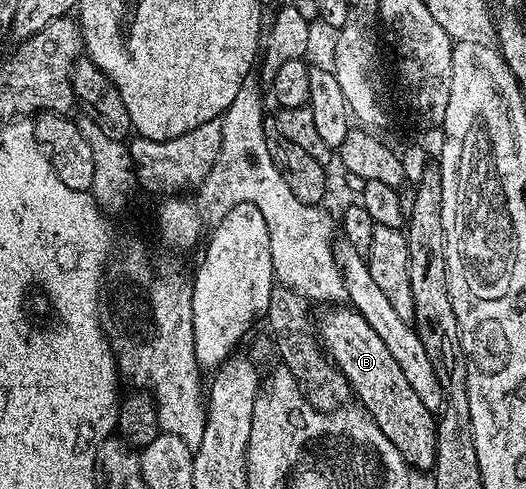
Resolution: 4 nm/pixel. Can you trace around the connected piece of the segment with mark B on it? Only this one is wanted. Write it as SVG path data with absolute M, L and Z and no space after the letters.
M330 306L325 310L327 312L323 314L322 321L320 319L317 321L316 335L322 345L322 351L334 361L338 371L342 372L349 382L351 393L356 397L357 403L366 409L366 413L376 422L376 426L380 426L384 438L388 438L388 442L392 442L392 446L400 450L400 454L411 469L433 469L436 462L436 434L438 433L435 413L430 412L428 406L424 406L424 402L420 402L412 386L408 386L400 365L392 358L388 346L384 346L380 334L376 334L376 330L372 330L372 326L364 322L359 312L355 312L349 306Z

